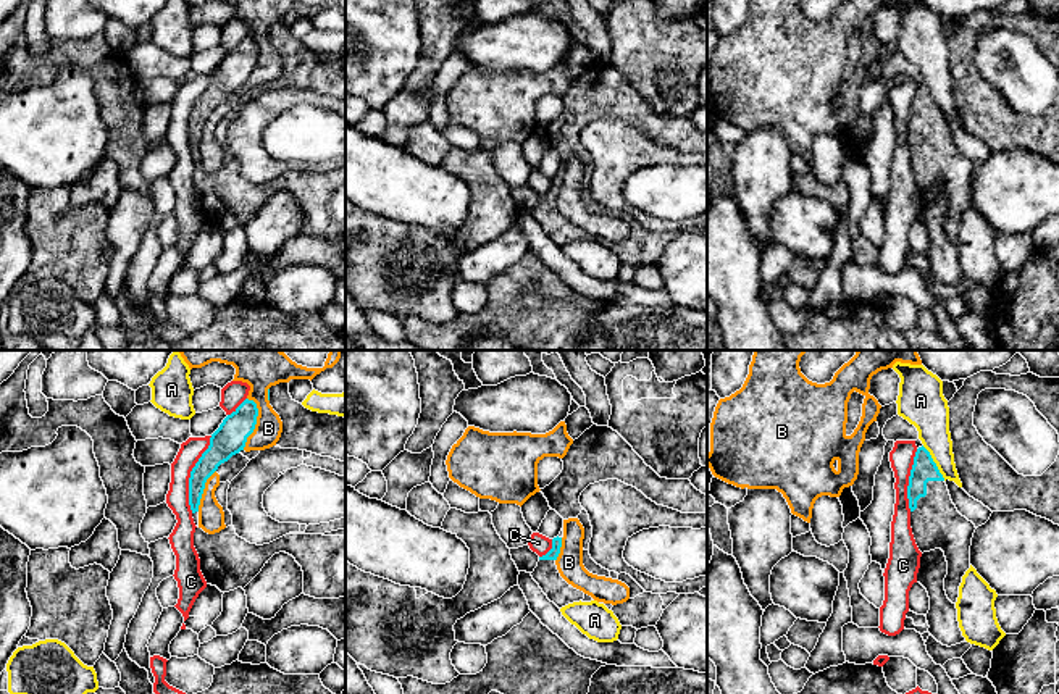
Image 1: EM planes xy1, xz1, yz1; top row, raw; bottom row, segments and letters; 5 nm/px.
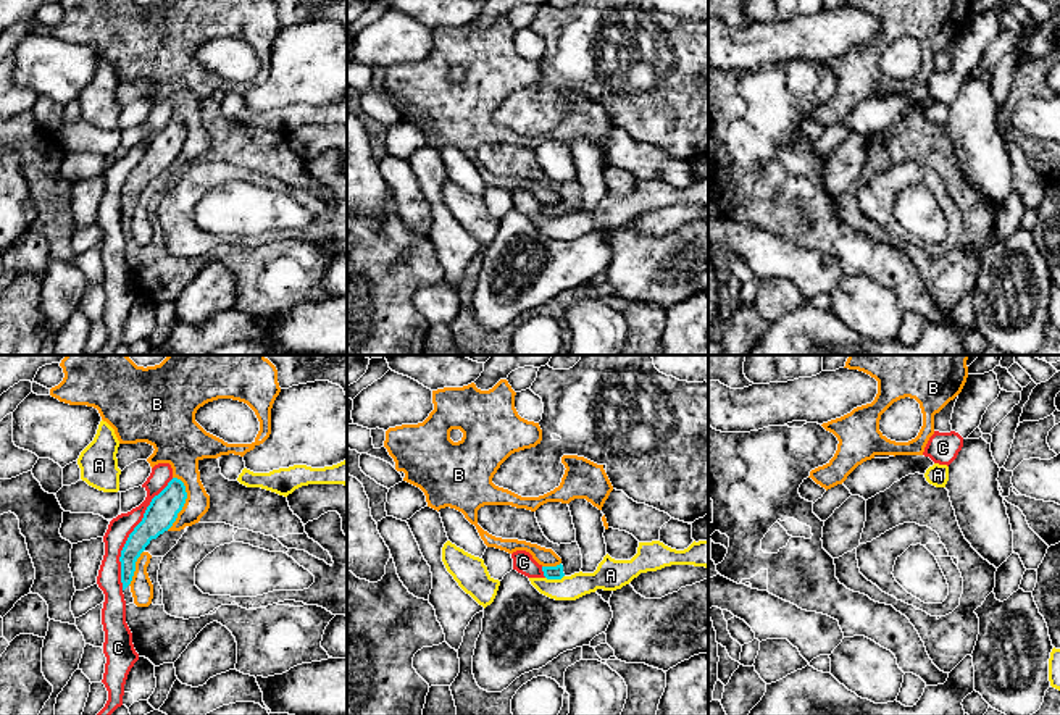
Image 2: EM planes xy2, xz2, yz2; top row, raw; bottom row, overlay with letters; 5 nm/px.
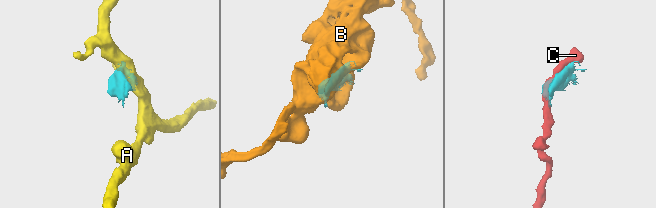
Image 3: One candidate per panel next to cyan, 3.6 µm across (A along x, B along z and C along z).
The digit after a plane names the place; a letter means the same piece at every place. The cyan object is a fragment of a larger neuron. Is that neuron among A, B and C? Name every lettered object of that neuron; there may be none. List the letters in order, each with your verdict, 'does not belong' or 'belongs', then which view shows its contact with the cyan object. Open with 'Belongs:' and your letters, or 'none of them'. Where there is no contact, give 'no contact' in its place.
Belongs: none of them
A: does not belong; meets cyan in yz1
B: does not belong; meets cyan in xy2
C: does not belong; meets cyan in xy2

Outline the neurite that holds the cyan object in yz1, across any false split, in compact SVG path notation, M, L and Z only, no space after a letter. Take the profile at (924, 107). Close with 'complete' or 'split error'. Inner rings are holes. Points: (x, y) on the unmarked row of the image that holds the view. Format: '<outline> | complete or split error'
M923 84L914 95L907 137L915 182L922 192L935 187L944 190L944 229L956 242L962 215L970 207L970 184L977 166L957 150L943 113Z | split error

